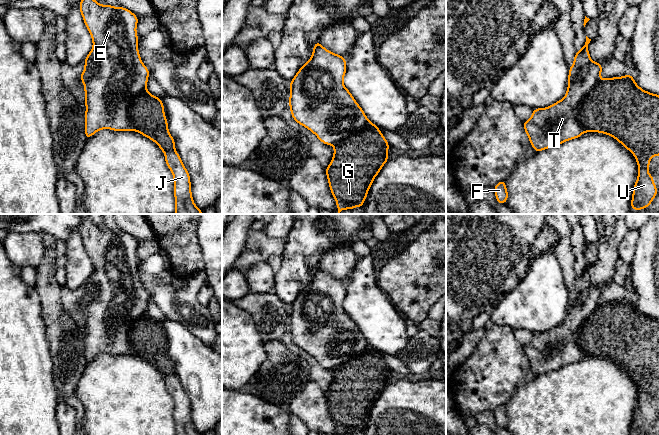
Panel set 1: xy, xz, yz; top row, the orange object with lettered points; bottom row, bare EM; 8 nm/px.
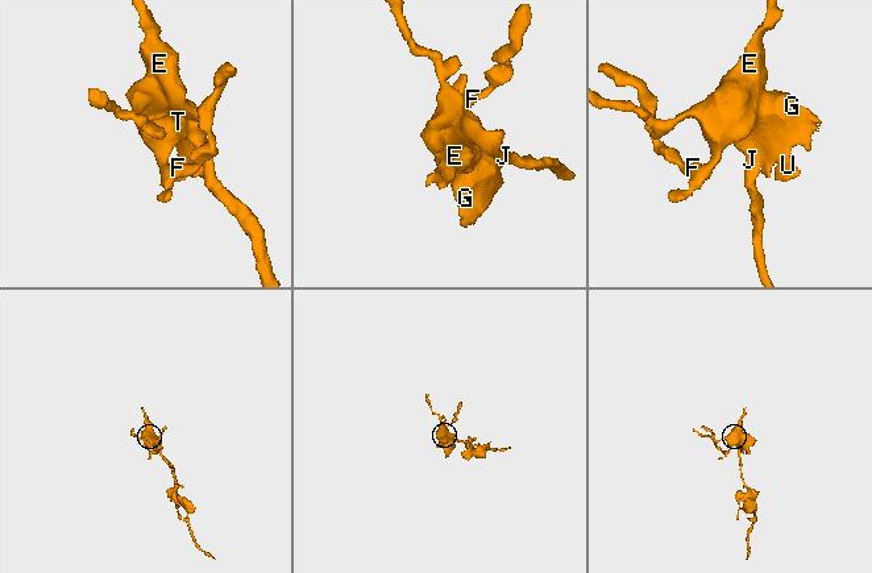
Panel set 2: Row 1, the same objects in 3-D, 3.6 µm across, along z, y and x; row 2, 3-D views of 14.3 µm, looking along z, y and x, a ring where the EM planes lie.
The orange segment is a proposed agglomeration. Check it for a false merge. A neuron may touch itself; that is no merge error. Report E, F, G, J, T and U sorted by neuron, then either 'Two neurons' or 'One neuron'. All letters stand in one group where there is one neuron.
Groups: E F J T / G U. Two neurons

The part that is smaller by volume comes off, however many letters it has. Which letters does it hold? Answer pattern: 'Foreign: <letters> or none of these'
Foreign: G, U

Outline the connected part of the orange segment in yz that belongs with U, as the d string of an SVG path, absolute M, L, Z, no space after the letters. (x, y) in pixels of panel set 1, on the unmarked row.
M631 298L599 304L586 319L578 335L584 356L599 356L612 360L636 382L638 402L635 406L631 433L646 433L658 417L649 395L650 382L659 379L659 319L641 313Z

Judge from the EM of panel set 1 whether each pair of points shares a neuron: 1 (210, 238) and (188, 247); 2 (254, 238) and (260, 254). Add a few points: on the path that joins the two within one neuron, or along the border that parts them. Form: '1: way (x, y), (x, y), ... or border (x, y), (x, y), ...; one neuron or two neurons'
1: border (197, 224), (197, 240), (205, 266); two neurons
2: way (258, 242), (260, 250); one neuron

